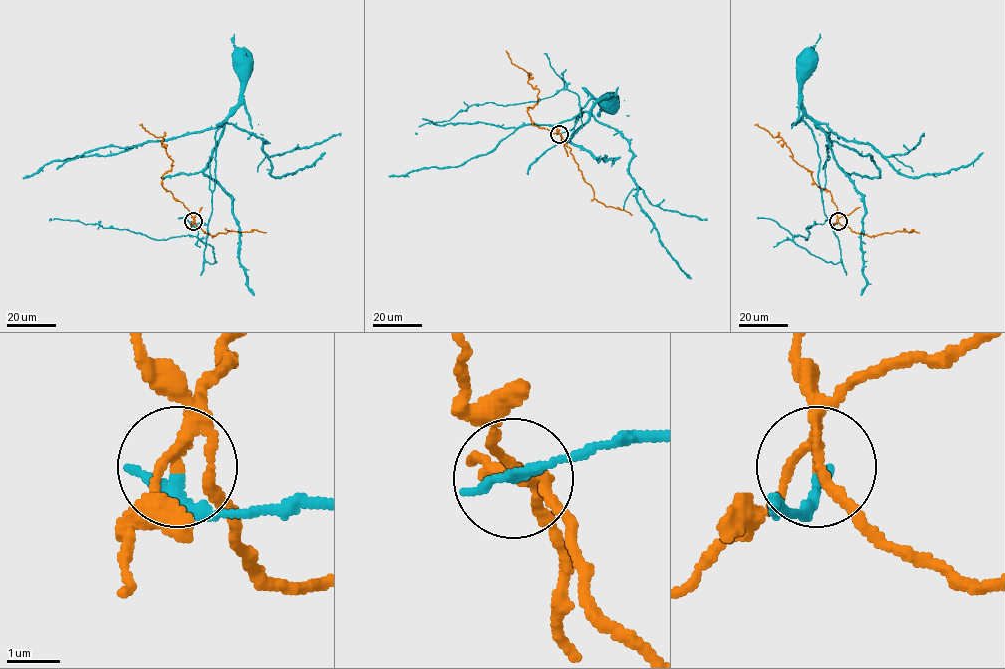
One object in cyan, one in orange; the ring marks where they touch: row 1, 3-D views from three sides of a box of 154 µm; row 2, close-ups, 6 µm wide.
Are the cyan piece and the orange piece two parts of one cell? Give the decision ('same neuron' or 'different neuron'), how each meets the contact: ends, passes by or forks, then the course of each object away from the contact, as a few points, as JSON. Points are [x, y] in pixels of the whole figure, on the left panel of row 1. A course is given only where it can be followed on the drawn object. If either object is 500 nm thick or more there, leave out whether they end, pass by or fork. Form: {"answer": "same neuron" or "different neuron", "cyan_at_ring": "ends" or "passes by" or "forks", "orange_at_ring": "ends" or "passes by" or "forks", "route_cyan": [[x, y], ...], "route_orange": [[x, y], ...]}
{"answer": "different neuron", "cyan_at_ring": "ends", "orange_at_ring": "forks", "route_cyan": [[193, 222], [206, 224], [212, 212], [215, 133], [230, 116], [213, 128], [123, 152], [54, 160], [23, 178]], "route_orange": [[193, 221], [191, 213], [163, 187], [162, 175], [171, 168], [173, 160], [161, 145], [163, 137], [139, 124]]}

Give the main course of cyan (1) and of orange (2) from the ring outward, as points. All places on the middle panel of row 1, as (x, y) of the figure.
1: (559, 134), (596, 100), (571, 119), (522, 125), (457, 166), (389, 176)
2: (559, 134), (533, 124), (527, 110), (537, 102), (539, 90), (527, 82), (529, 74), (512, 64), (505, 50)

